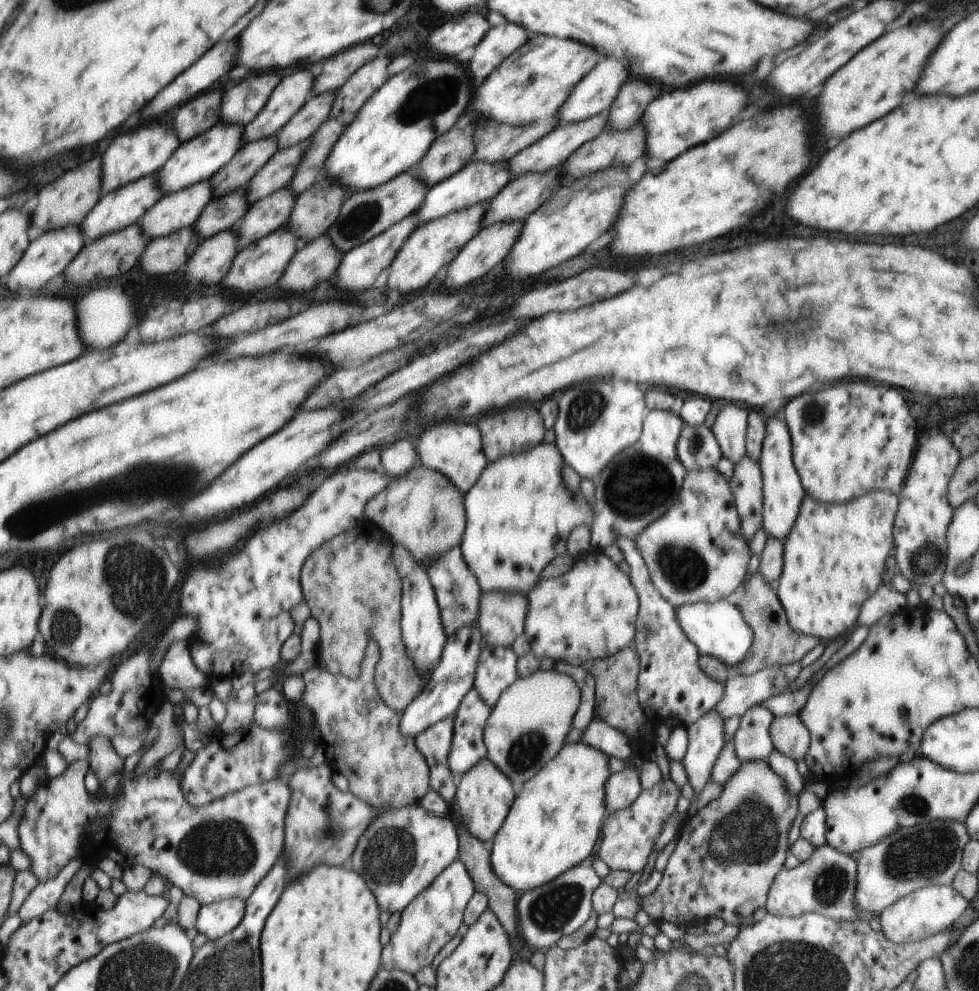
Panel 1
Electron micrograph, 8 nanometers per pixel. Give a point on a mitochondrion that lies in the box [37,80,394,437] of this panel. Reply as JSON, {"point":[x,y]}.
{"point":[365,215]}

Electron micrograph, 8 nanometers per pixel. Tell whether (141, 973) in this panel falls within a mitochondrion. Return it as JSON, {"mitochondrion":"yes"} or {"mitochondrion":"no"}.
{"mitochondrion":"yes"}

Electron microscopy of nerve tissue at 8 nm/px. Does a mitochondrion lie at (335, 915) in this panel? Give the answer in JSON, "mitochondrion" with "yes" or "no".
{"mitochondrion":"no"}

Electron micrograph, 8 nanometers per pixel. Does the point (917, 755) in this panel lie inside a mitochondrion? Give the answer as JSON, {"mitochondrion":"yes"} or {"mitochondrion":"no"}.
{"mitochondrion":"no"}

